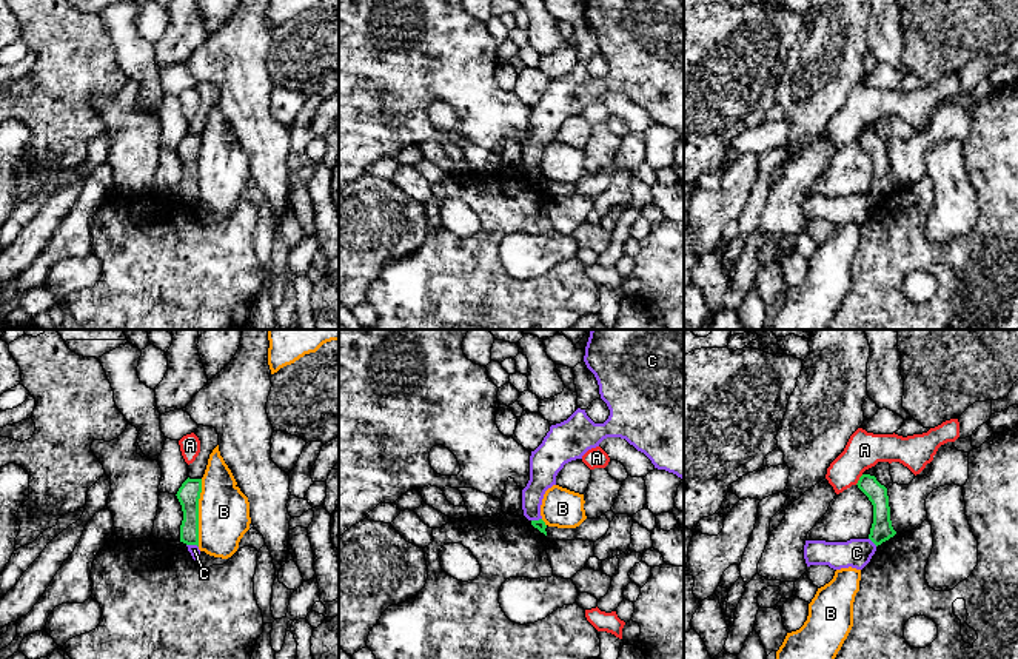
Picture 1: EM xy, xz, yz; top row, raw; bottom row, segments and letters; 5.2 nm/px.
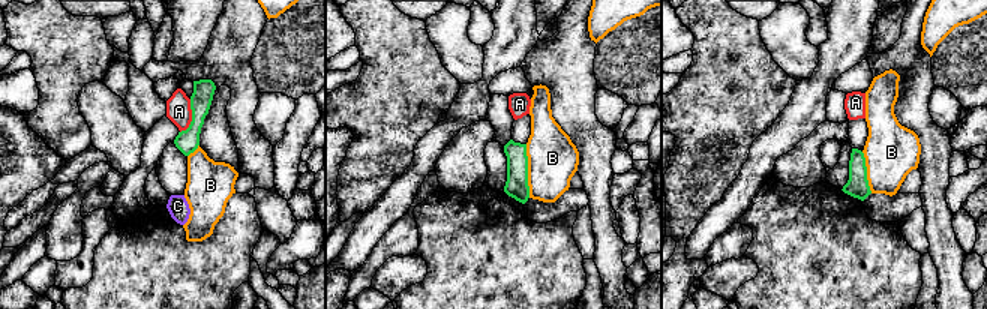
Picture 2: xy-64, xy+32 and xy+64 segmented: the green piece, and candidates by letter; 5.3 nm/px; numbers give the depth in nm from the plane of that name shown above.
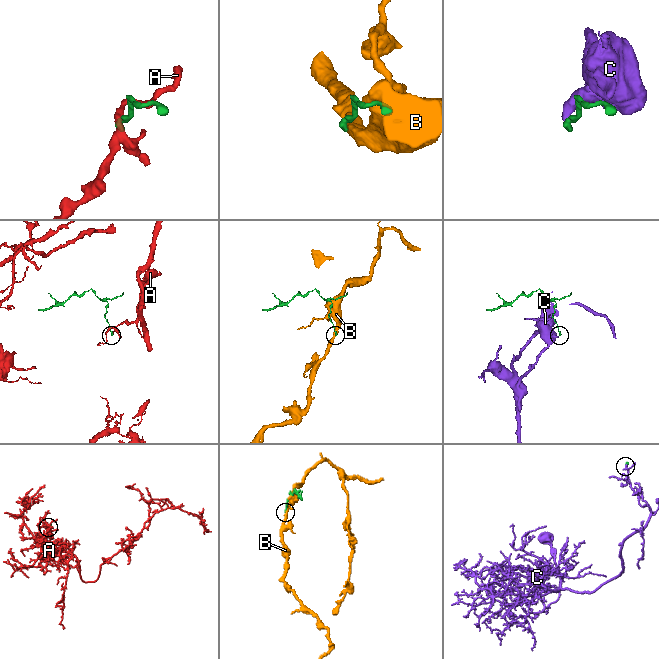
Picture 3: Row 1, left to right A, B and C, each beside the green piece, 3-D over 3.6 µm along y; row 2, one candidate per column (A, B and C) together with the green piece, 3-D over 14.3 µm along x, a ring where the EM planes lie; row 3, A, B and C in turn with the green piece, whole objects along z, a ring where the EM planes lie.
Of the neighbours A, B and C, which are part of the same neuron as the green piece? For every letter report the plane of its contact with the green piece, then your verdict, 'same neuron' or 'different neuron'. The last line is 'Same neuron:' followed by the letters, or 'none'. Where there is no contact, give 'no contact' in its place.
A: yz | different neuron
B: xy | different neuron
C: xz | different neuron
Same neuron: none

